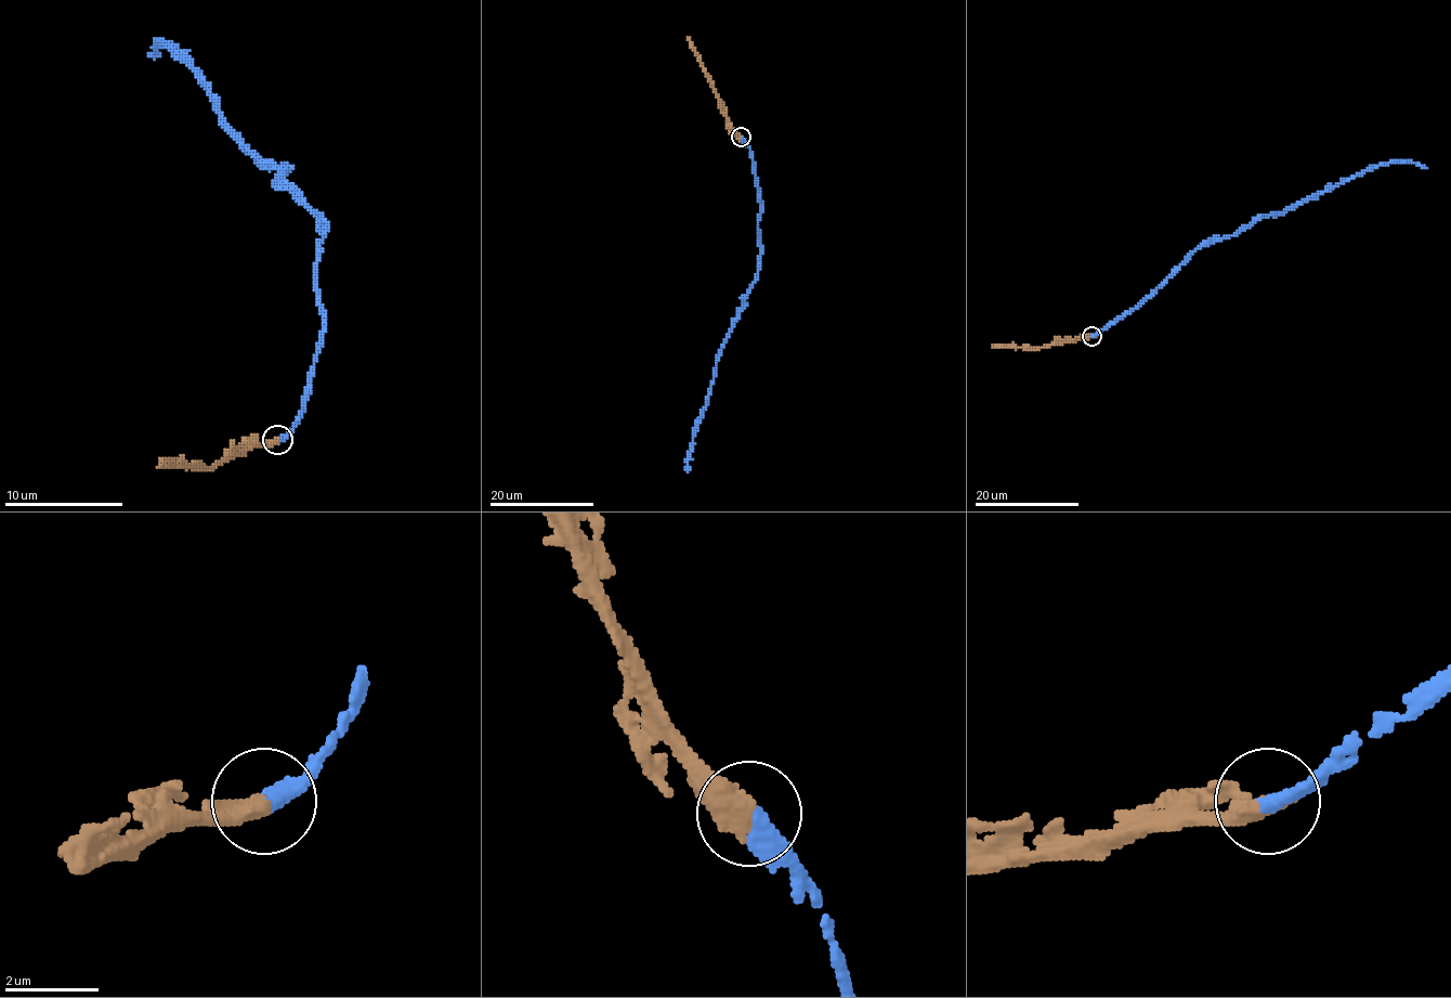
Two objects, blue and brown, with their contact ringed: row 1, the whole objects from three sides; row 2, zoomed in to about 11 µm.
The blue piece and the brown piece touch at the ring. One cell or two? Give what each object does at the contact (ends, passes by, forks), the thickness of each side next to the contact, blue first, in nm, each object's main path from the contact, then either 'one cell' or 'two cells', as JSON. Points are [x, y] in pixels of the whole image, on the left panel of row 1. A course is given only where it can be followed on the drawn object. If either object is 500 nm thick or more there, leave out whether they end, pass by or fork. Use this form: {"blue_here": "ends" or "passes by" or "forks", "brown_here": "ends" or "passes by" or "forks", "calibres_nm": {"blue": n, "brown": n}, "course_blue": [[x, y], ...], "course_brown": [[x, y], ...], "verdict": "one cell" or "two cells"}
{"calibres_nm": {"blue": 380, "brown": 500}, "course_blue": [[278, 441], [302, 414], [319, 346], [323, 233], [280, 175], [222, 121], [198, 77], [166, 44], [154, 56]], "course_brown": [[278, 441], [255, 443], [227, 455], [213, 467], [157, 467]], "verdict": "one cell"}

